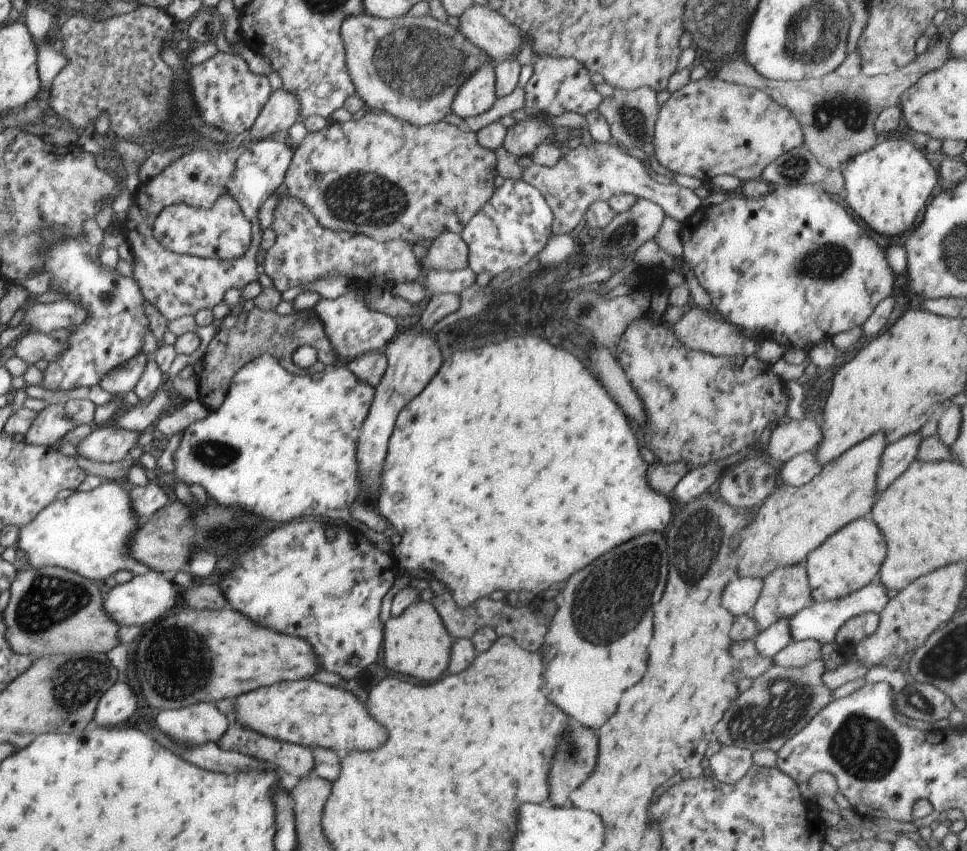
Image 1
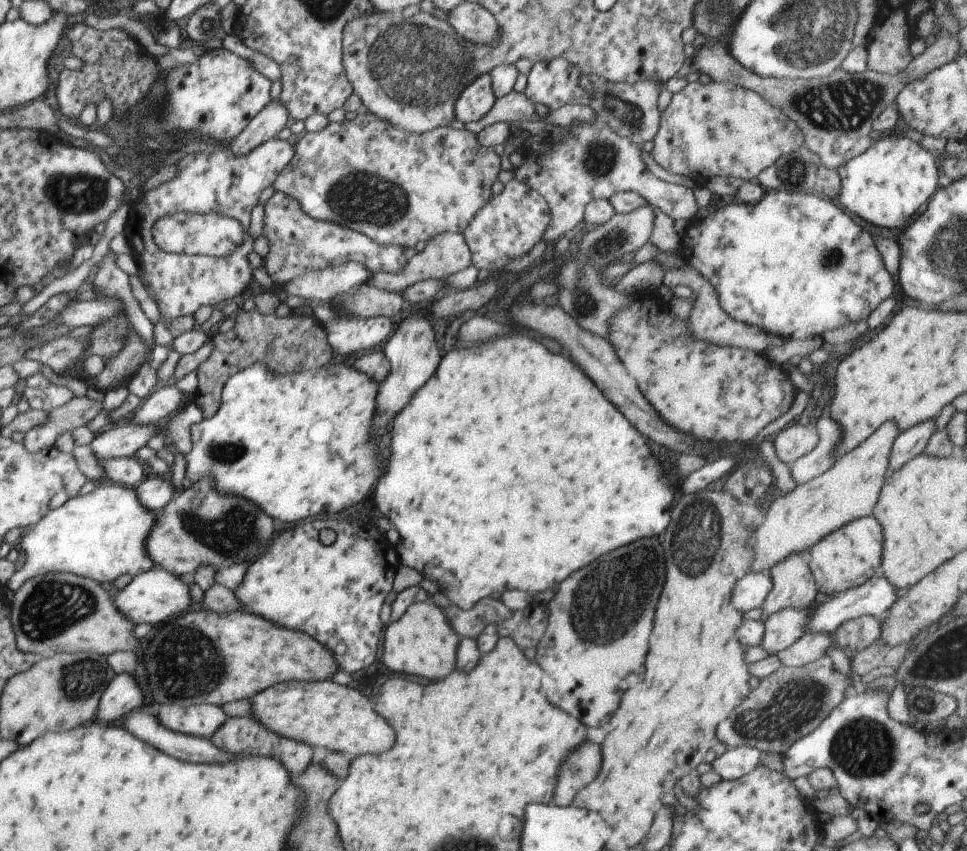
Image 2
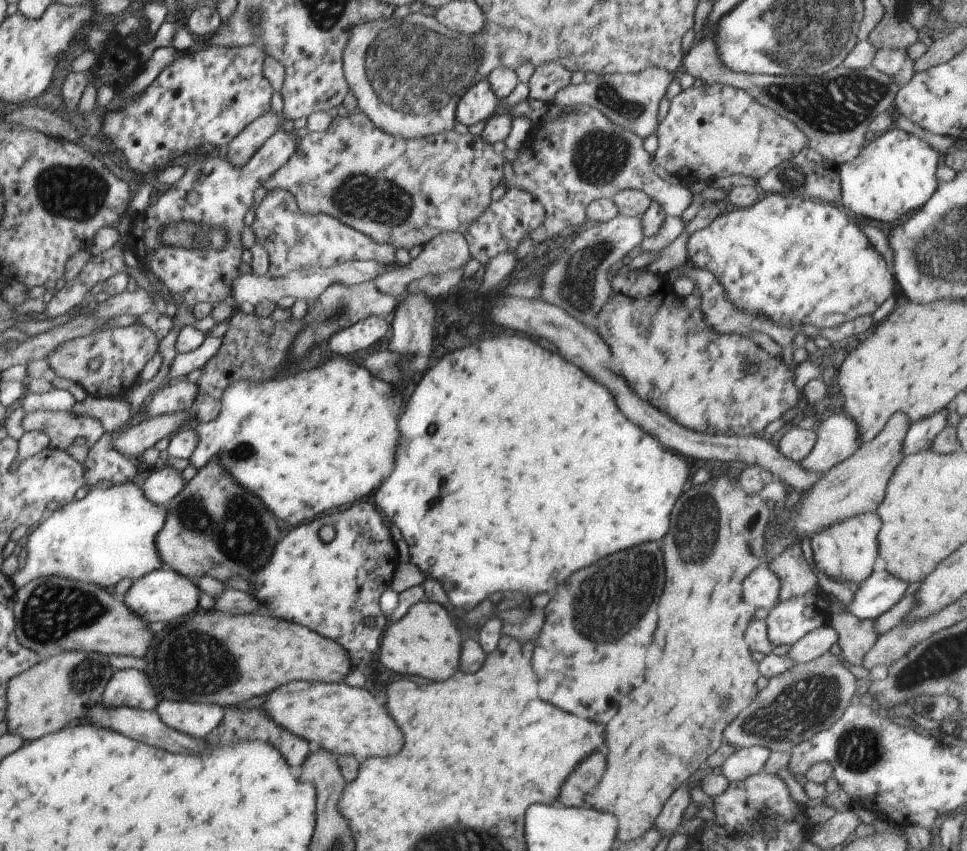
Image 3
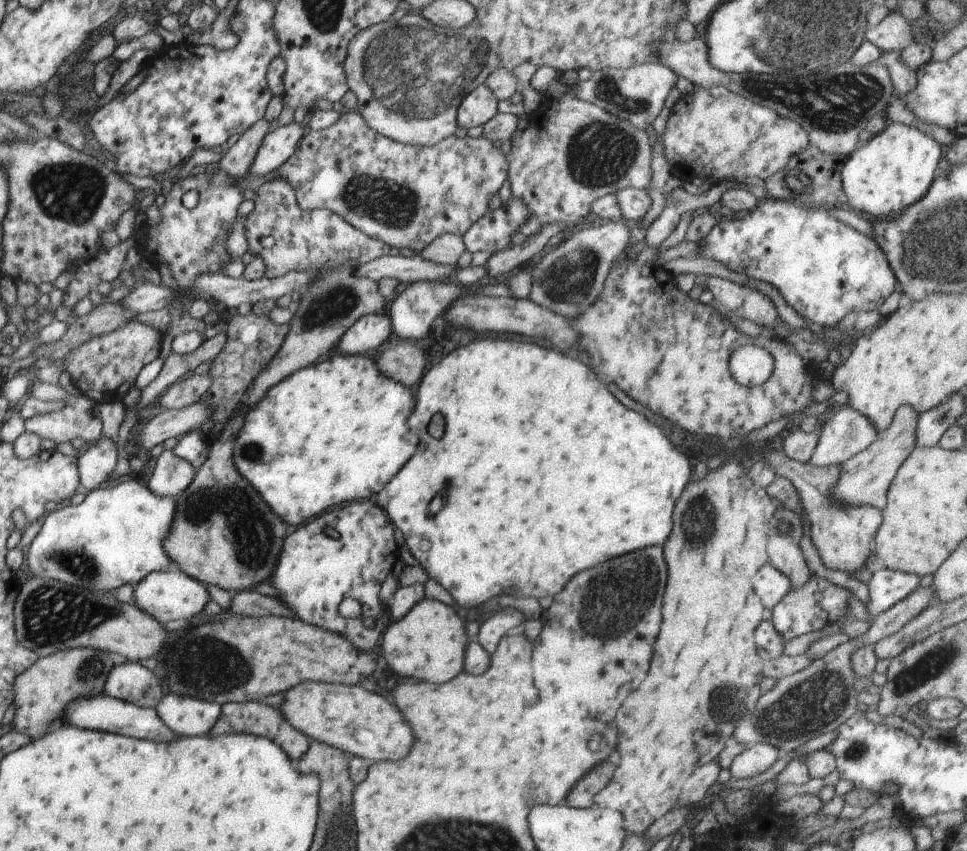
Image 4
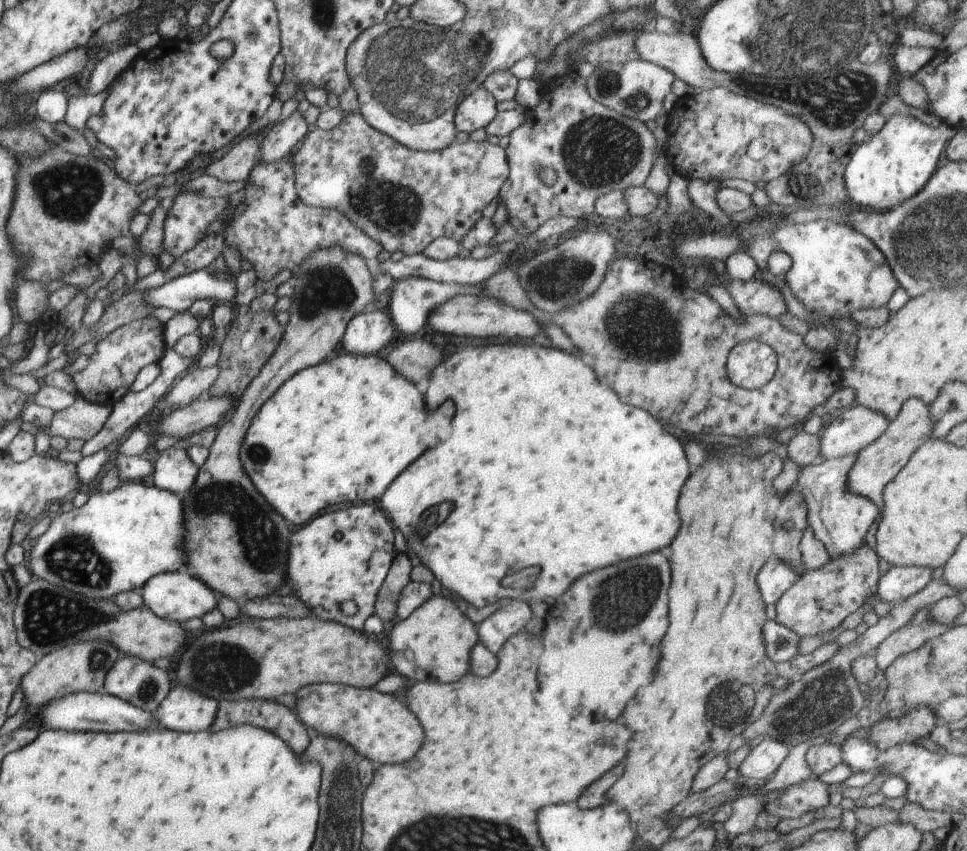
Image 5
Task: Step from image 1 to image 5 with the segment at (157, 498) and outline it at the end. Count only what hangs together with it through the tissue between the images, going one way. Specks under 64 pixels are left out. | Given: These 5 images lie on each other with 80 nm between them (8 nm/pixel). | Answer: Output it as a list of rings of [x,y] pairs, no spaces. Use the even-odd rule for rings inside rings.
[[[170,447],[160,453],[153,466],[152,482],[161,489],[185,493],[196,480],[199,473],[197,464],[192,462],[186,449]]]

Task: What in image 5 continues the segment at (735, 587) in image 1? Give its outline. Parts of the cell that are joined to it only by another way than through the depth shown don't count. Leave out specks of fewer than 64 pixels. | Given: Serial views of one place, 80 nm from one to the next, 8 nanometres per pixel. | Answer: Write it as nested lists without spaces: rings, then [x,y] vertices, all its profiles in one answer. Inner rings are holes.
[[[770,558],[758,574],[758,586],[766,604],[774,604],[802,574],[798,574],[792,565],[778,558]]]

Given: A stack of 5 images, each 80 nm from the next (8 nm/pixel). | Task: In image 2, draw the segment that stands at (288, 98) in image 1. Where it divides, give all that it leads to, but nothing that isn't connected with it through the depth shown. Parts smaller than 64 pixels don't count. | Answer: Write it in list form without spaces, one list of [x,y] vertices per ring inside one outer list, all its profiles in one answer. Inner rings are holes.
[[[271,100],[235,139],[228,142],[227,148],[237,157],[247,155],[257,146],[276,137],[290,123],[287,108],[282,101]]]

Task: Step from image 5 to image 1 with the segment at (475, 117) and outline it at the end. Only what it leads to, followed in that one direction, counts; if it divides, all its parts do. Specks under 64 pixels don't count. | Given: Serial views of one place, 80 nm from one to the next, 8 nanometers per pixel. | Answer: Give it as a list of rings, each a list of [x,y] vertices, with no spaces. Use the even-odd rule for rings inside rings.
[[[492,64],[476,68],[472,76],[457,90],[451,109],[467,119],[488,112],[496,102],[495,72]]]

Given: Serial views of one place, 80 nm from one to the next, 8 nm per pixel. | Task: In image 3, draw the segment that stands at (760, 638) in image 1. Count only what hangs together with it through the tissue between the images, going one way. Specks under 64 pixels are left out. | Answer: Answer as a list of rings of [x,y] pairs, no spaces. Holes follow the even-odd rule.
[[[820,589],[780,601],[770,609],[767,633],[772,644],[793,645],[814,629],[830,625],[838,600]]]

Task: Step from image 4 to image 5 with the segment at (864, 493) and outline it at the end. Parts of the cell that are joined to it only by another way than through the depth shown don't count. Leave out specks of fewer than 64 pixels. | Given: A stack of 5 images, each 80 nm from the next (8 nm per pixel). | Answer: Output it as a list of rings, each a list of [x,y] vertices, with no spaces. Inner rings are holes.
[[[919,398],[904,401],[899,415],[889,422],[888,428],[865,449],[862,449],[848,475],[847,489],[872,499],[880,508],[883,505],[883,490],[906,466],[910,457],[931,438],[933,418],[931,408]]]

